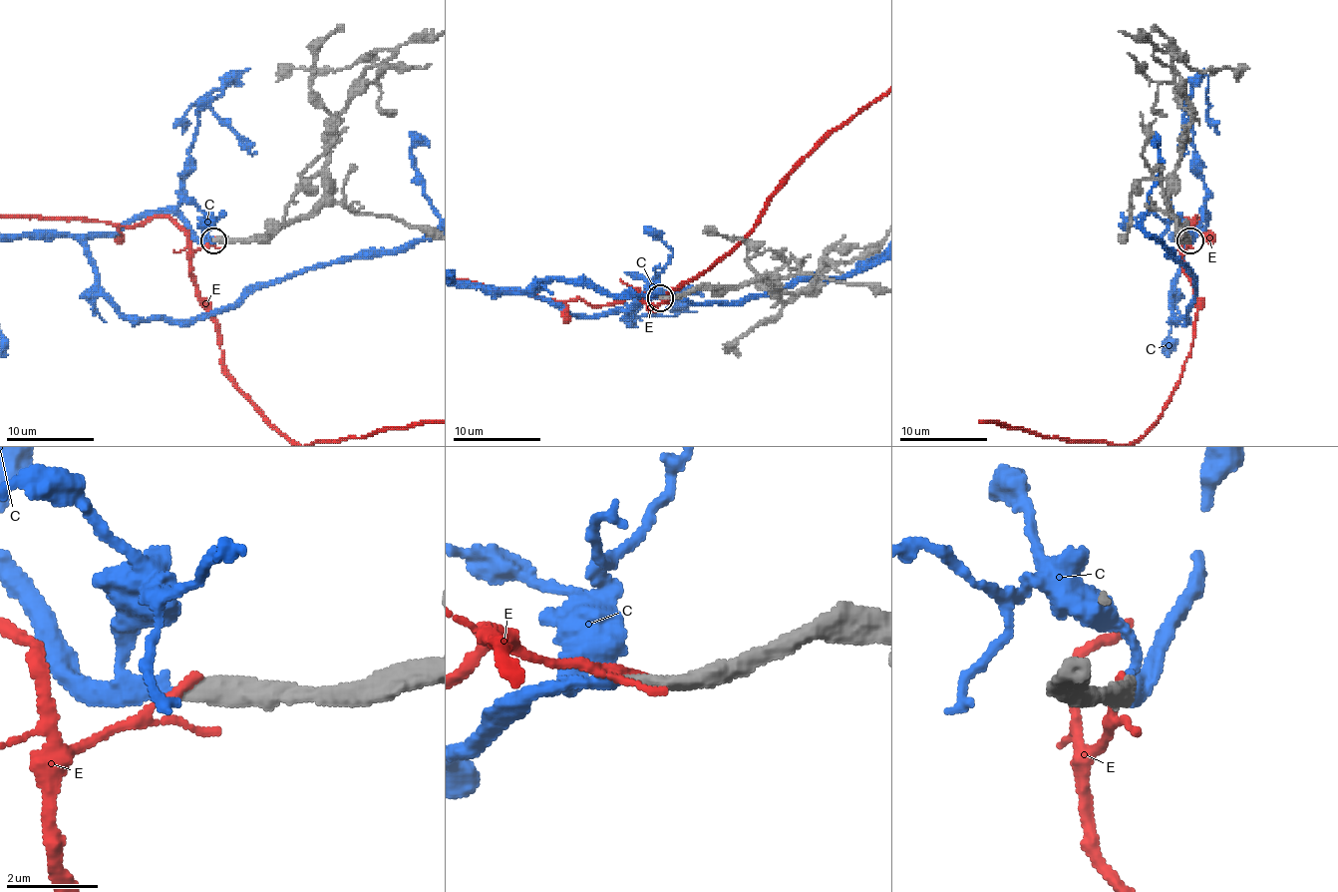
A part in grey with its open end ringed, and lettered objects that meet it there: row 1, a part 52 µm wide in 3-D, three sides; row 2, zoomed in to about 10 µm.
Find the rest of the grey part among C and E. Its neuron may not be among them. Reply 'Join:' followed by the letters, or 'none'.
Join: C

